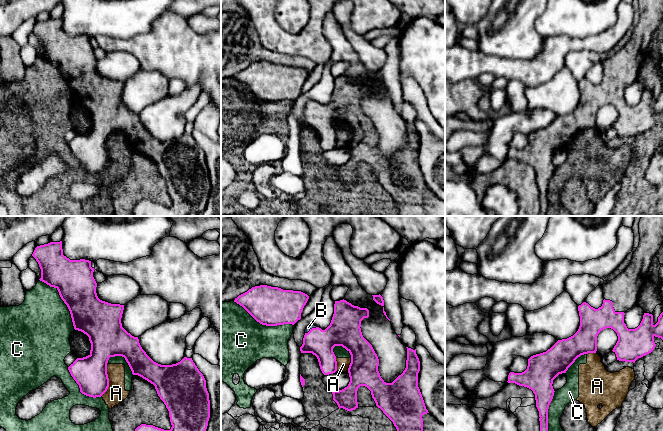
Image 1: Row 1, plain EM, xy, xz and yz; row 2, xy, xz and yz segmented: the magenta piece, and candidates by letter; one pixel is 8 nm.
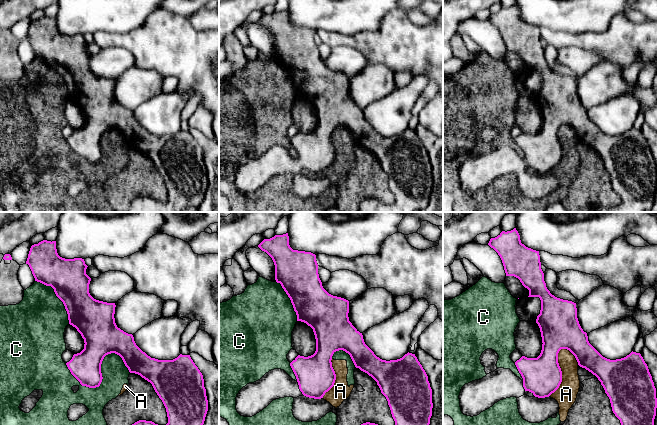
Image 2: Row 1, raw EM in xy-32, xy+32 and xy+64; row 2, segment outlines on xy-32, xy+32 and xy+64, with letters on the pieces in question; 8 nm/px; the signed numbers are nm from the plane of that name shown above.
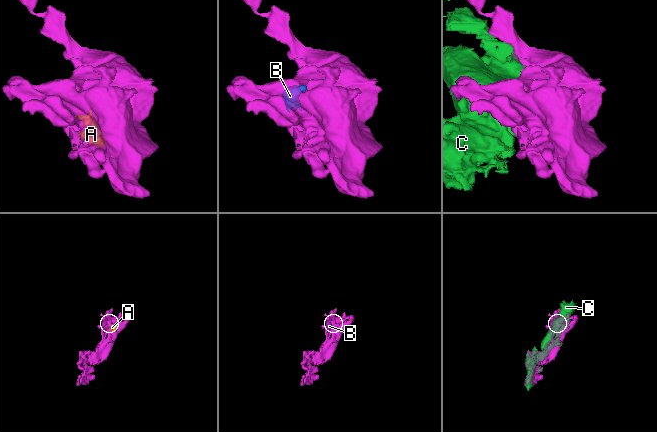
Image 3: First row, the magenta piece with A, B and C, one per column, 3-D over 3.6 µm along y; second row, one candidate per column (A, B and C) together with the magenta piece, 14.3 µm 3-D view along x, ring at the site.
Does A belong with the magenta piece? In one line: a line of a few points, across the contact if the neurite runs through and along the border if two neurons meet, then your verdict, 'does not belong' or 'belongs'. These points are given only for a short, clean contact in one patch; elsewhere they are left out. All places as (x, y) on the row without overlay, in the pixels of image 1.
does not belong

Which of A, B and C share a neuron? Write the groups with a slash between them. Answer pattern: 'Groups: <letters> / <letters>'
Groups: A C / B

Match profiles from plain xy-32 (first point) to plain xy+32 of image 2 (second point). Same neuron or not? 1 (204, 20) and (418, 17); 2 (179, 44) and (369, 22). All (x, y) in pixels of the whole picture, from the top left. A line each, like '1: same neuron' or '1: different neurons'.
1: same neuron
2: different neurons

